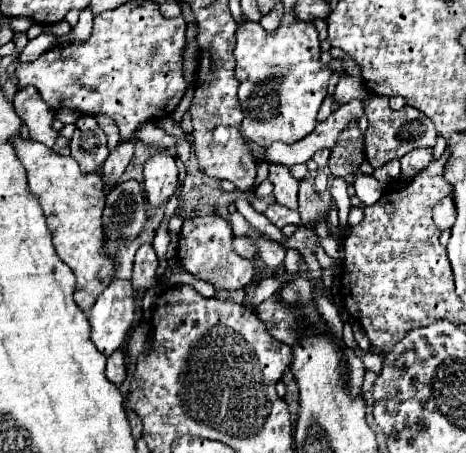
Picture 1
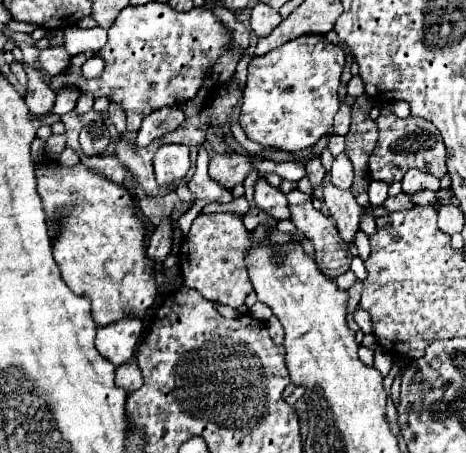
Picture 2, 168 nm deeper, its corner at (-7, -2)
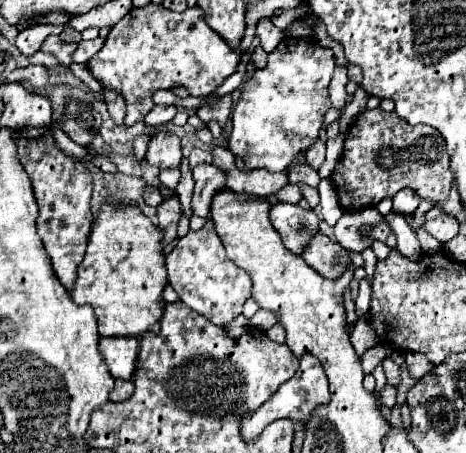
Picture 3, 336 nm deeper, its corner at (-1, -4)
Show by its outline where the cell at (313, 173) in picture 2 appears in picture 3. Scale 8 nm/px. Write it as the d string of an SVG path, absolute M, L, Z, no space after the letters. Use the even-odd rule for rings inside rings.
M322 140L314 142L314 146L308 148L308 154L306 154L306 160L308 160L308 166L318 170L322 164L324 164L324 152L326 152L326 144Z

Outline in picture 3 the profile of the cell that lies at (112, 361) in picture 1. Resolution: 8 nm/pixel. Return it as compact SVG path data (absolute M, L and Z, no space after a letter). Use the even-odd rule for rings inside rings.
M116 380L116 386L110 394L112 402L122 402L126 398L130 398L130 394L134 392L134 382L132 380Z

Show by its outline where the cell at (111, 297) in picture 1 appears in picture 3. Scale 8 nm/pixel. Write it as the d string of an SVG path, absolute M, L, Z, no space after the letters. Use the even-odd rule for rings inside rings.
M134 336L100 338L98 352L102 354L102 358L114 378L130 380L134 374L134 368L136 368L138 346L140 346L140 342Z

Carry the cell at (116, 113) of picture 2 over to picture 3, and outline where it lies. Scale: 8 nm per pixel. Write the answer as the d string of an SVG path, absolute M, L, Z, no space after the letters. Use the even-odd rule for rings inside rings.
M104 90L104 102L108 106L108 112L110 112L110 118L116 122L116 124L122 124L124 116L126 116L126 104L124 104L124 98L120 94L116 94L114 90Z

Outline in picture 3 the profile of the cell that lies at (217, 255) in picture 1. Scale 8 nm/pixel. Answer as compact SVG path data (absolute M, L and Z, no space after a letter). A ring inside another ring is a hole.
M206 222L200 230L190 230L184 238L178 238L174 250L166 256L166 268L168 280L180 300L216 326L224 326L242 314L242 306L250 298L250 276L234 266L226 256L212 222Z

